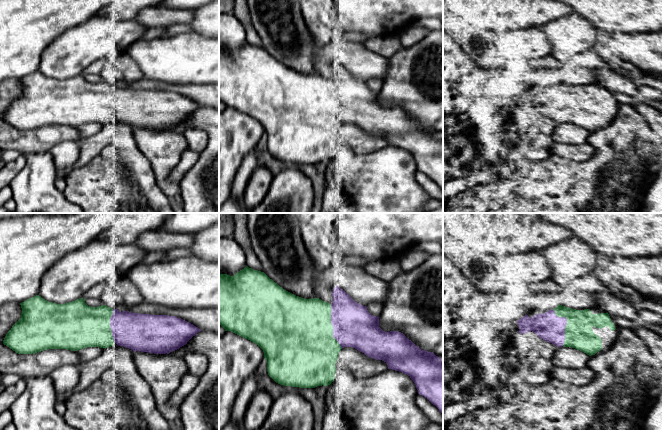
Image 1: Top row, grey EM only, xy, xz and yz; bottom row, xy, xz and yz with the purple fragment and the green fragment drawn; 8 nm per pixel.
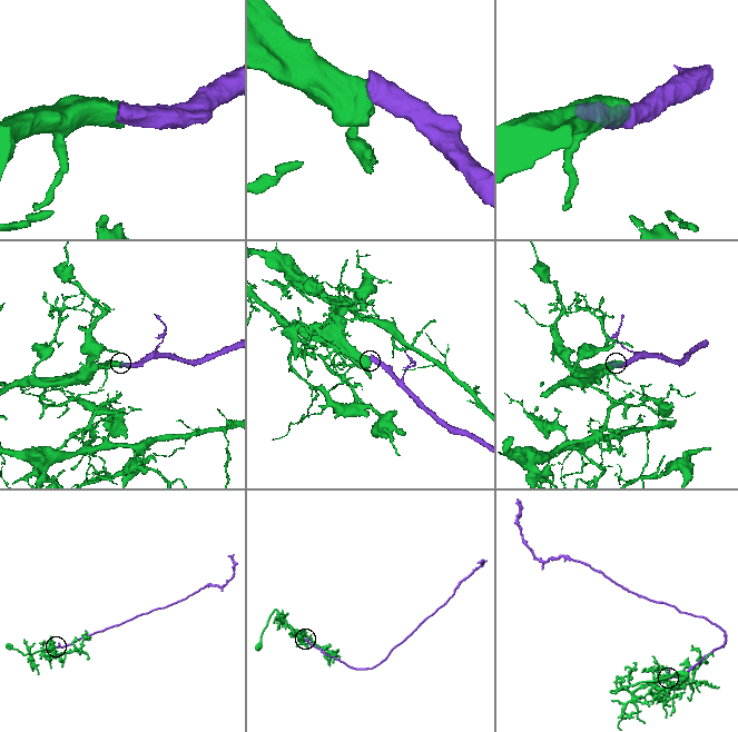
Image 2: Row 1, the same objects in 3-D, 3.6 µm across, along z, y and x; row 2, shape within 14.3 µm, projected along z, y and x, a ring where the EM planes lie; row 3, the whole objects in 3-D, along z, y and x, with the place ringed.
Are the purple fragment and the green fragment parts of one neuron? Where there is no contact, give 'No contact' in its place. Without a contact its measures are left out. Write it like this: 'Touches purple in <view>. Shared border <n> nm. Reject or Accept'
Touches purple in yz. Shared border 300 nm. Accept

